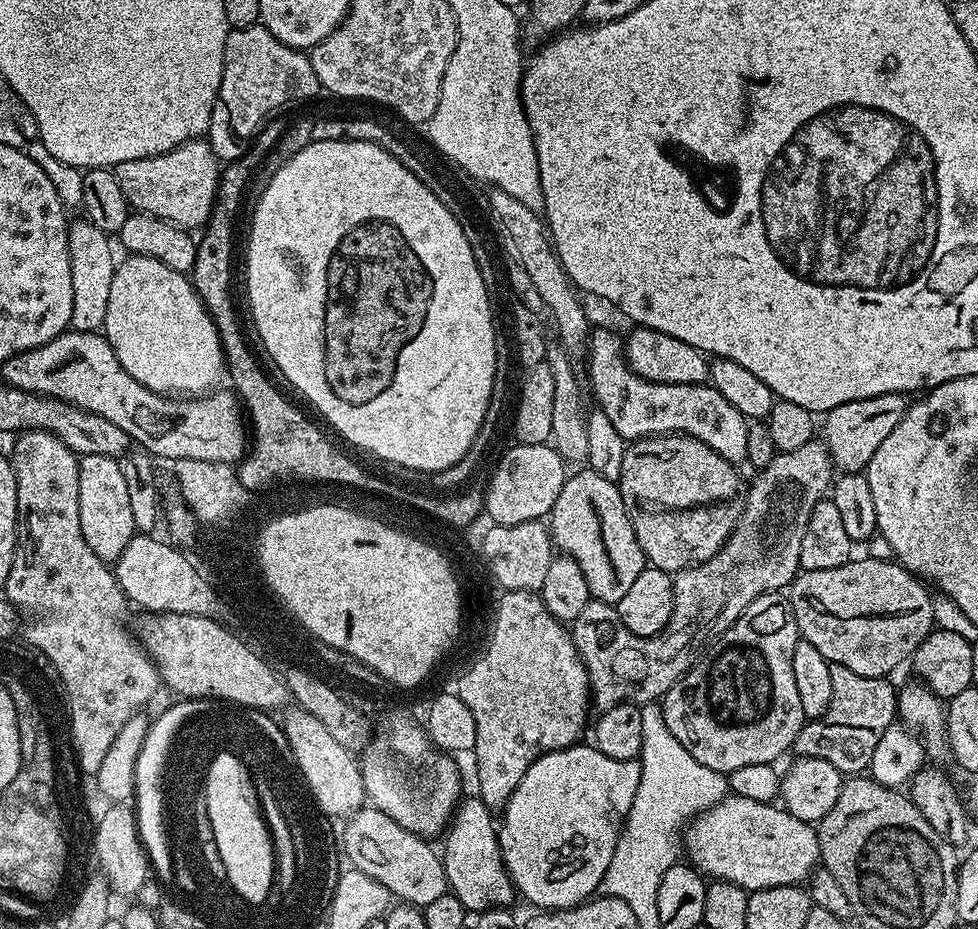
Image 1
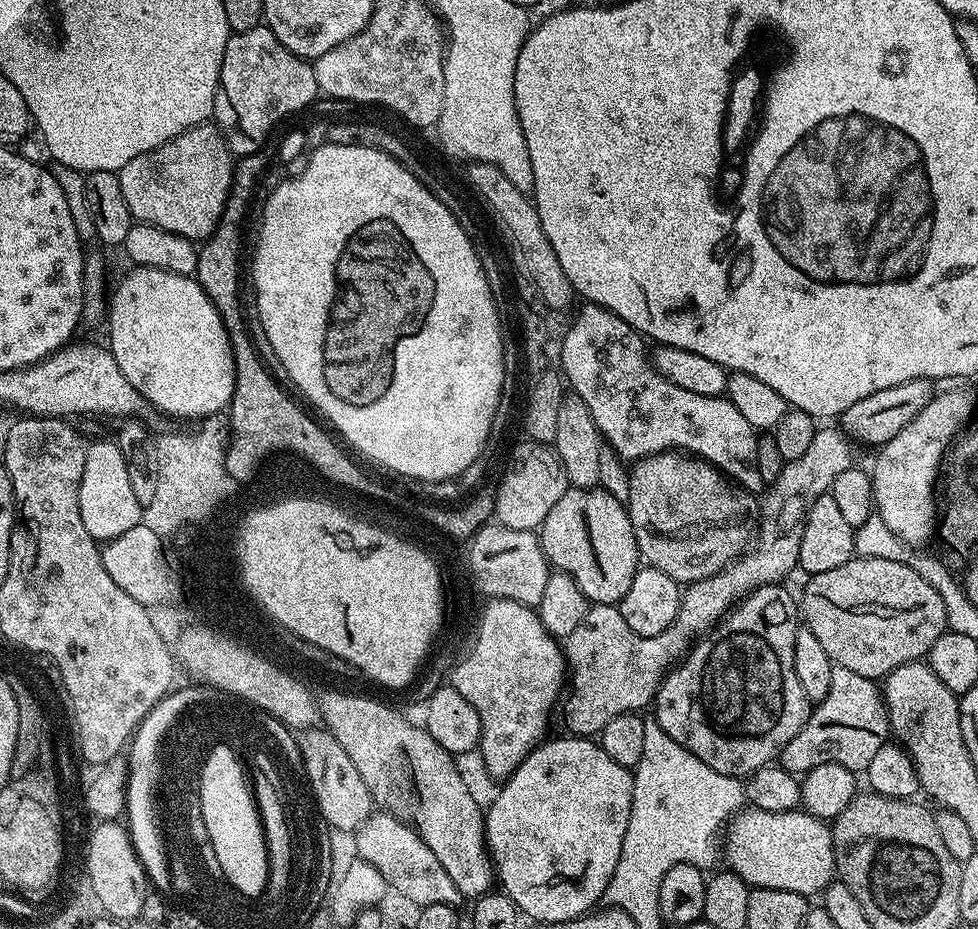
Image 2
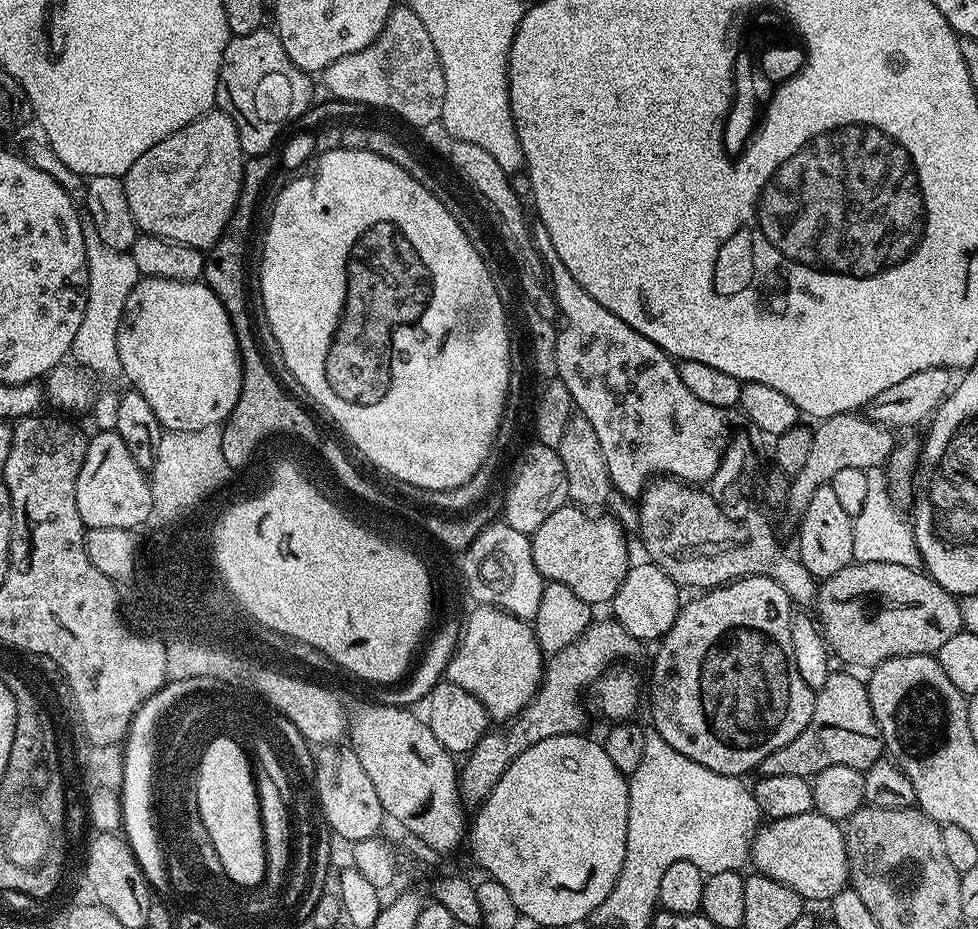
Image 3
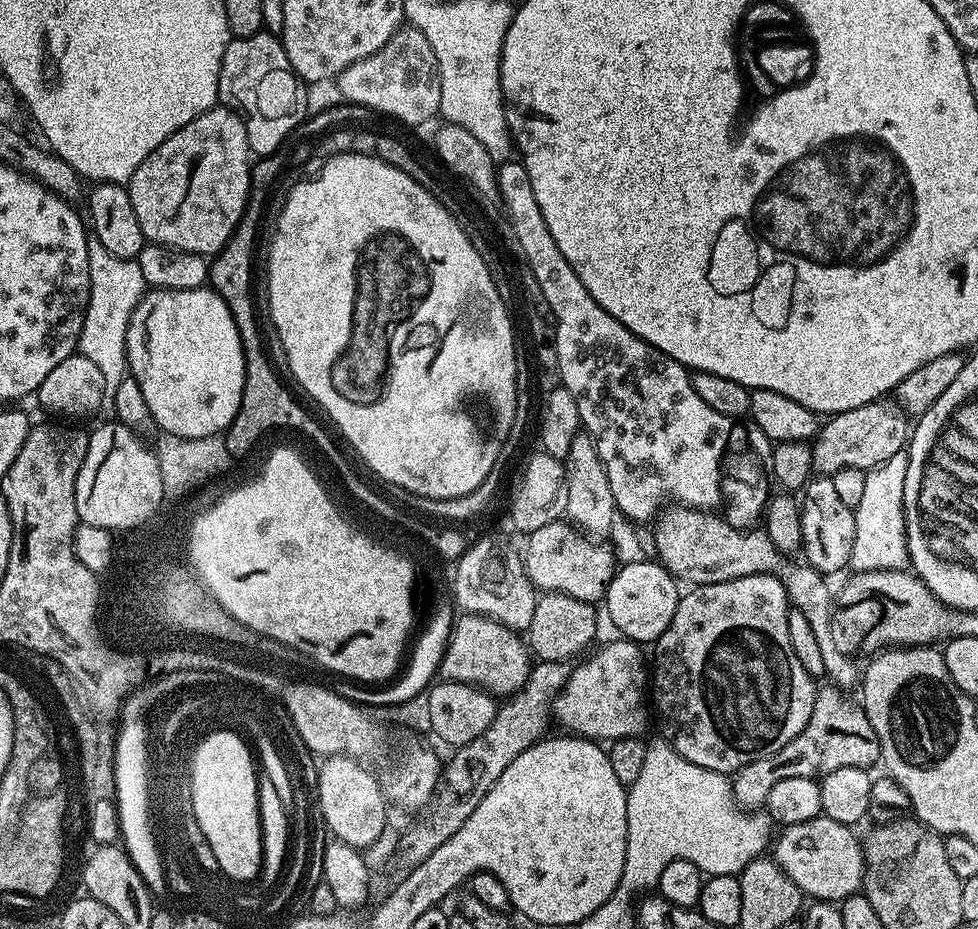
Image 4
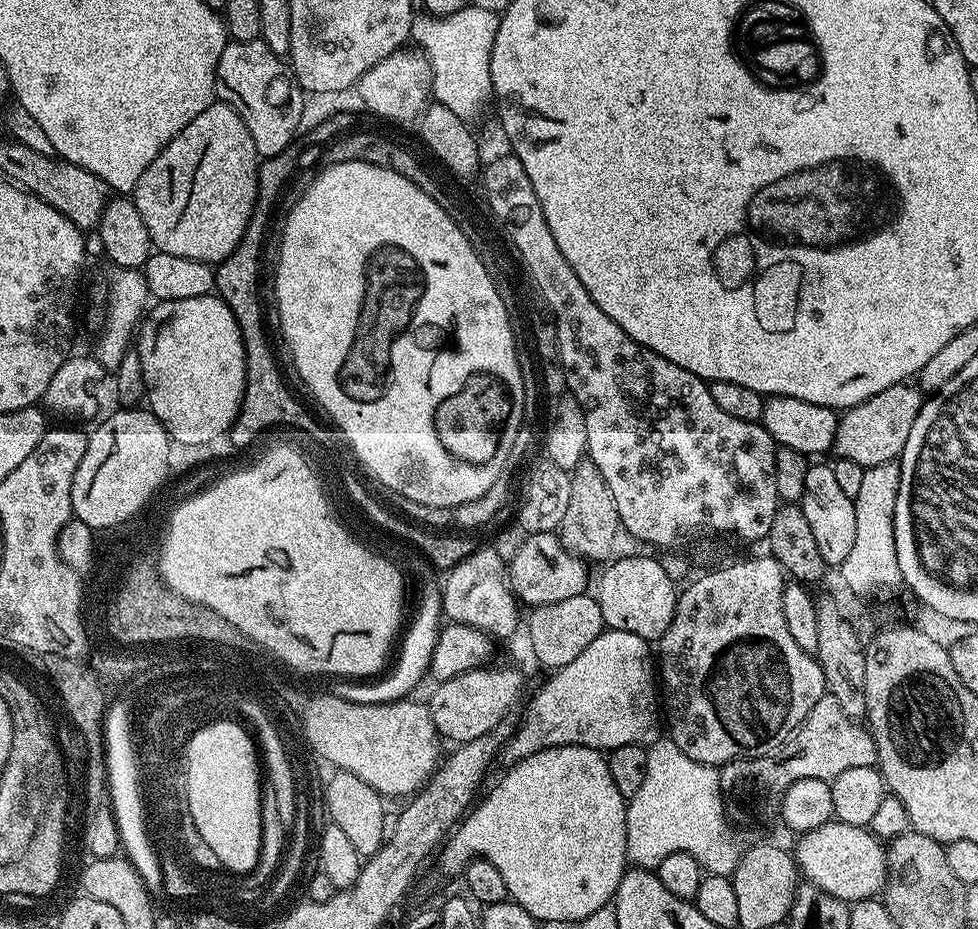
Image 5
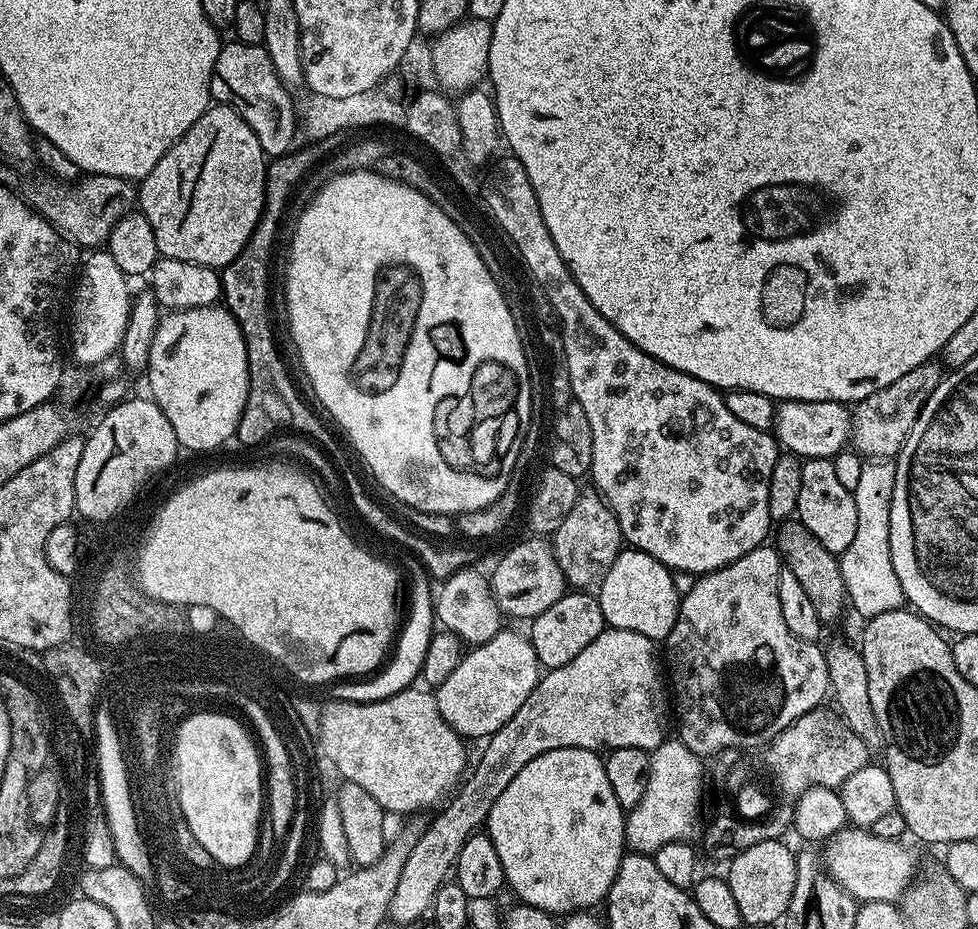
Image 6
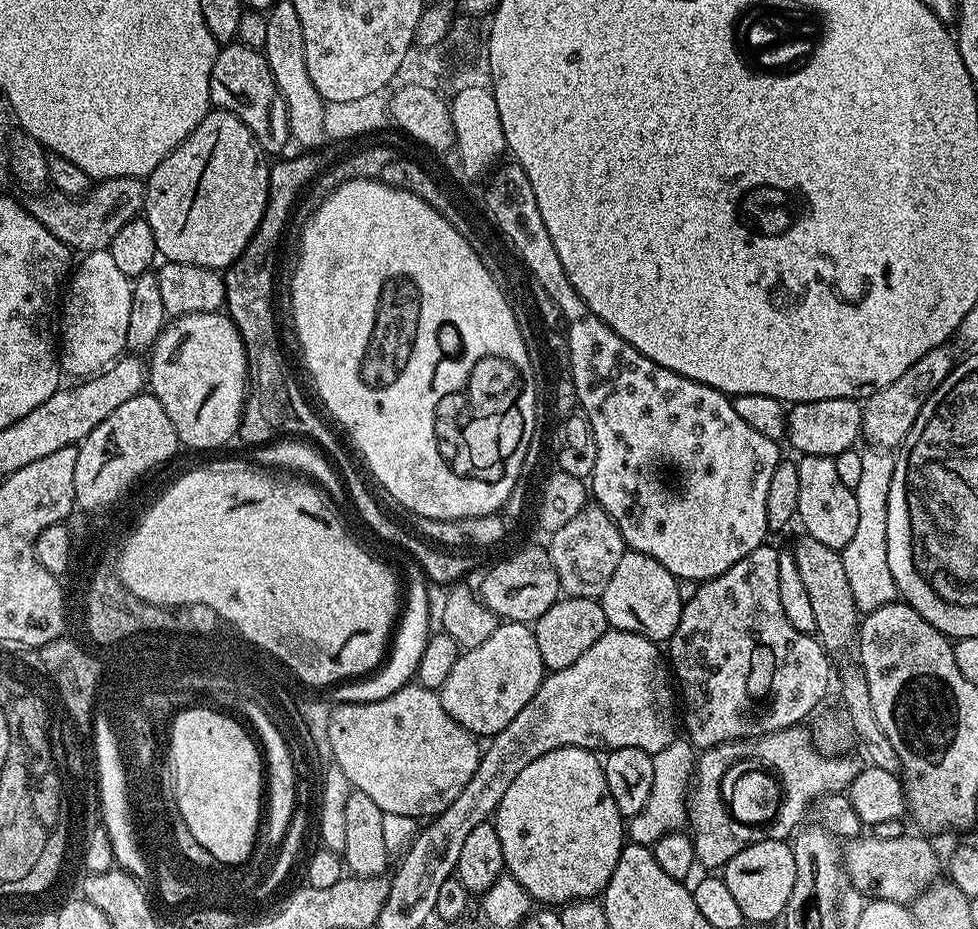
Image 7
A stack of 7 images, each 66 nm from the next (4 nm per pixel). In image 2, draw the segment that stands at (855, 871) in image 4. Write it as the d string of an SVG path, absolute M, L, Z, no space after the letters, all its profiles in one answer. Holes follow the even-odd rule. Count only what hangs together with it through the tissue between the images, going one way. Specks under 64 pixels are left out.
M751 806L745 807L737 812L726 825L726 860L727 856L727 867L737 872L752 888L790 890L794 894L802 894L805 898L819 897L824 887L831 884L837 875L831 827L825 821L803 810L771 812Z

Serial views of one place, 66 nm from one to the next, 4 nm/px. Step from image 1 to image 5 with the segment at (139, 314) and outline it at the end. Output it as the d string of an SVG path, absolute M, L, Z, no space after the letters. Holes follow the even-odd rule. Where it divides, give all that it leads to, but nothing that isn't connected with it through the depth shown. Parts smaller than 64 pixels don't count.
M219 295L153 303L139 325L134 351L142 362L147 407L162 422L169 441L197 446L225 435L231 429L244 403L244 343L234 314Z

